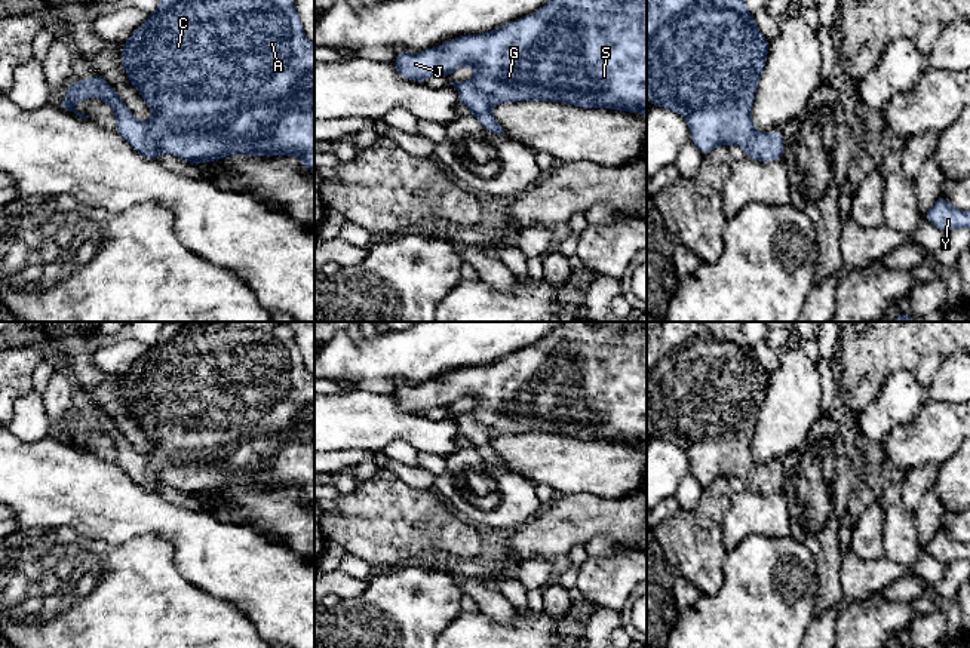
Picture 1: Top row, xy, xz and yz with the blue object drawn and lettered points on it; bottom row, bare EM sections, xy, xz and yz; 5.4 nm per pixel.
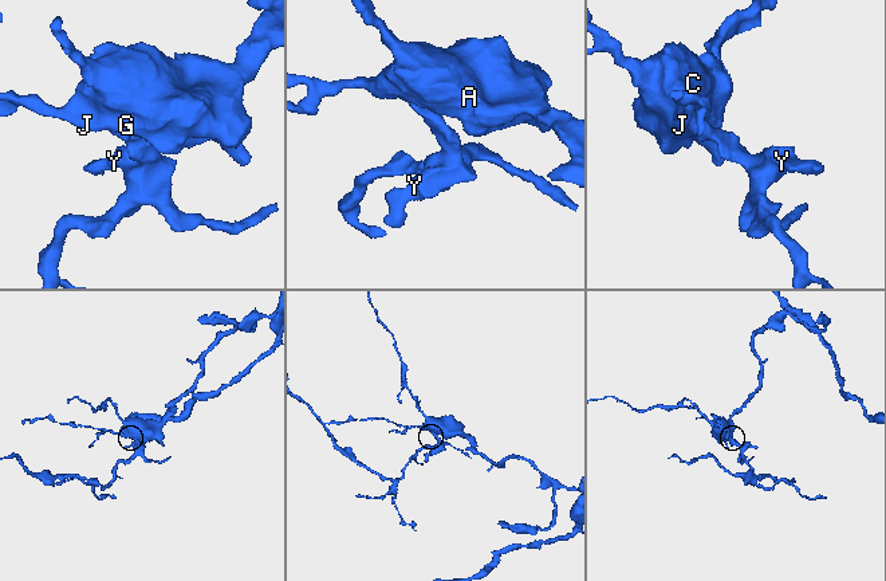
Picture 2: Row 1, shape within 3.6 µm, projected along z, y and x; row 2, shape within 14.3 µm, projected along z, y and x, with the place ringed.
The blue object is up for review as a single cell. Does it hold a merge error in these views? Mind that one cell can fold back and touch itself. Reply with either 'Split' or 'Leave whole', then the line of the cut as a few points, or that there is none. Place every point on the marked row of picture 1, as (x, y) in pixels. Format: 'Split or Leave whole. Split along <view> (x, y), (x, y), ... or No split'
Leave whole. No split

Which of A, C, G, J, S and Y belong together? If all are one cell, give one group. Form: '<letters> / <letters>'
A C G J S Y

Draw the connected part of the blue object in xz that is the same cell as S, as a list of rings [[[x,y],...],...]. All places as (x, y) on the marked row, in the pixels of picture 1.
[[[549,0],[541,9],[532,15],[524,16],[513,22],[509,22],[491,33],[484,34],[466,34],[457,39],[451,39],[438,47],[424,49],[418,53],[408,53],[397,50],[396,59],[392,62],[396,71],[412,82],[423,83],[432,76],[446,76],[463,65],[475,68],[475,79],[470,82],[451,82],[451,85],[460,92],[460,104],[466,105],[472,116],[489,132],[503,135],[503,129],[492,116],[492,107],[497,102],[516,102],[516,101],[552,101],[570,104],[581,108],[611,108],[623,110],[629,113],[641,113],[647,116],[647,0]]]

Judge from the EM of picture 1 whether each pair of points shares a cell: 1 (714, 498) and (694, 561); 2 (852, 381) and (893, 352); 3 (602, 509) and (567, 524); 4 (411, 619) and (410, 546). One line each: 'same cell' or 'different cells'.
1: same cell
2: same cell
3: same cell
4: different cells

